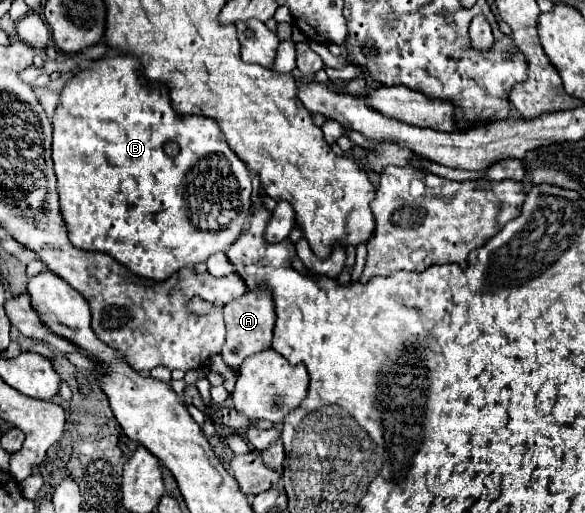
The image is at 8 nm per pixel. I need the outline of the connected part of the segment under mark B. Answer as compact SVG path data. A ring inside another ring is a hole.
M118 55L118 57L106 57L98 59L92 63L90 69L80 71L74 75L66 87L62 89L58 107L52 117L54 125L54 139L52 139L52 161L54 161L54 171L58 177L58 195L60 195L60 211L62 219L66 223L66 231L70 235L70 241L86 251L102 251L114 257L118 263L128 267L132 273L144 277L144 279L154 279L154 281L164 281L172 273L176 273L182 267L194 267L196 263L204 263L210 255L226 251L242 233L244 223L250 215L250 193L252 193L252 183L250 183L250 171L242 159L230 149L226 143L218 123L210 117L182 117L172 109L170 105L170 95L168 87L164 83L150 83L142 75L138 75L138 61L132 55ZM166 143L178 143L180 151L178 155L170 157L164 151Z

